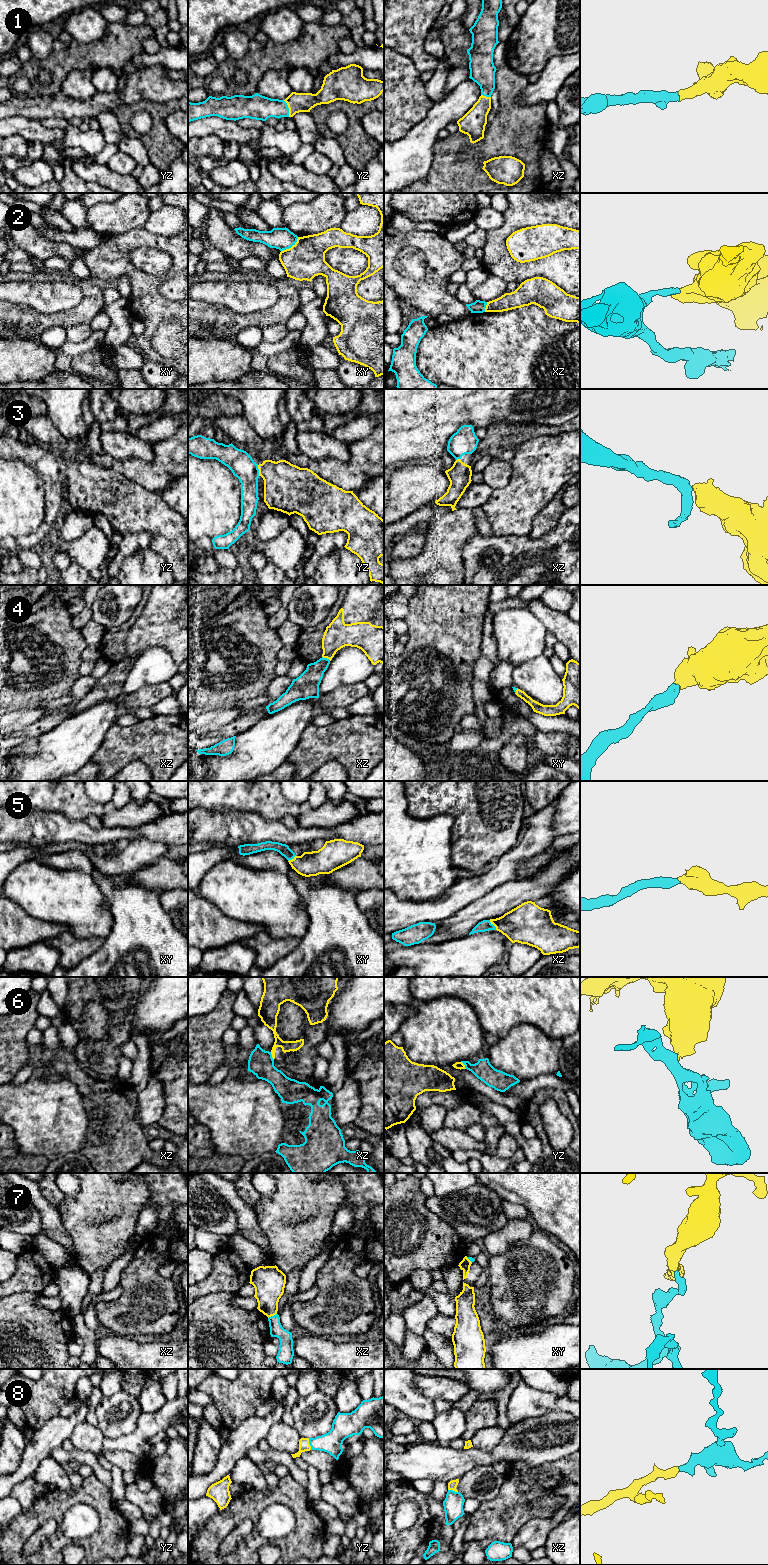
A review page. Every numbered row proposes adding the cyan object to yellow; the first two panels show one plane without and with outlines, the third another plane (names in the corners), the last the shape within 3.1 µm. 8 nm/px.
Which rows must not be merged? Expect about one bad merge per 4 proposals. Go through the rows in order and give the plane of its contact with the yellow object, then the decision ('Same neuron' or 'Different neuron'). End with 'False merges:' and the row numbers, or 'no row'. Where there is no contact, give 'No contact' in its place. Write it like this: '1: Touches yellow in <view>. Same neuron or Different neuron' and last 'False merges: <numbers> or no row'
1: Touches yellow in yz. Same neuron
2: Touches yellow in xy. Different neuron
3: Touches yellow in yz. Same neuron
4: Touches yellow in xz. Same neuron
5: Touches yellow in xz. Same neuron
6: Touches yellow in xz. Different neuron
7: Touches yellow in xz. Different neuron
8: Touches yellow in yz. Same neuron
False merges: 2, 6, 7

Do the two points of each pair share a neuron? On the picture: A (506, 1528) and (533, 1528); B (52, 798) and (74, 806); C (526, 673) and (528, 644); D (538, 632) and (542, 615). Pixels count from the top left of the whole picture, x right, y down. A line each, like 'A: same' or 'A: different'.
A: different
B: same
C: different
D: different

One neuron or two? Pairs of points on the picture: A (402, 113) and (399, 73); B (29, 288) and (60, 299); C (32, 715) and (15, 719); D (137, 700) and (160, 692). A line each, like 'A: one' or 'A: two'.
A: one
B: one
C: one
D: one

